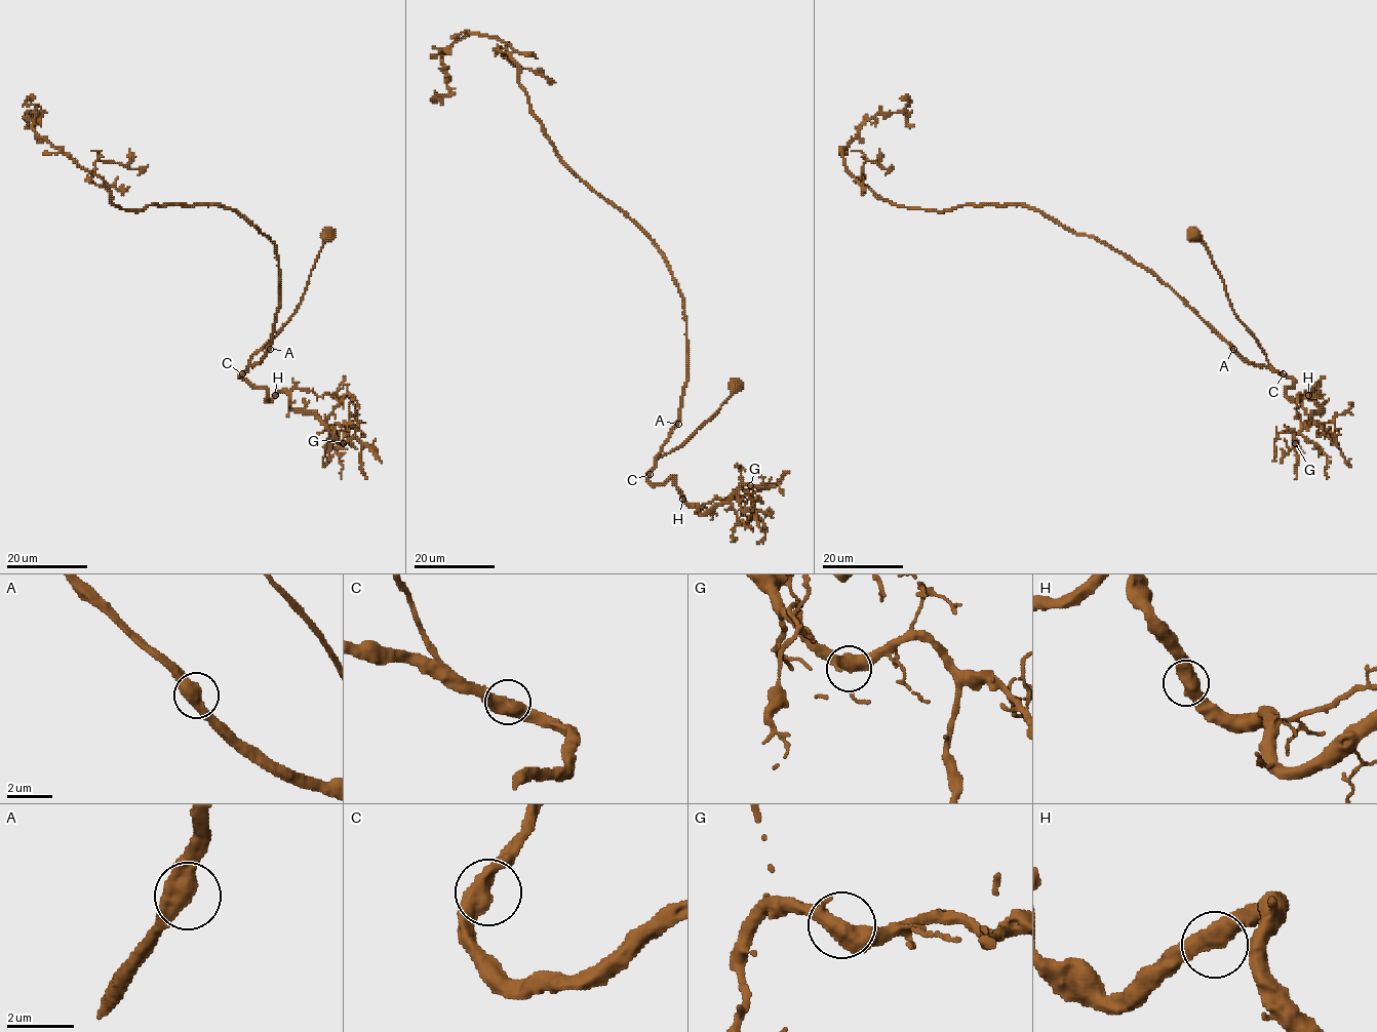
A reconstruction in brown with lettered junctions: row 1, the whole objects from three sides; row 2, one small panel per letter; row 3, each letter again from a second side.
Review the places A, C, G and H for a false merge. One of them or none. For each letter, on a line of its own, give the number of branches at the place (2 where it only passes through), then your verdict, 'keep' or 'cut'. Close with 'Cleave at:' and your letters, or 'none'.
A: 2 | keep
C: 2 | keep
G: 2 | keep
H: 2 | keep
Cleave at: none

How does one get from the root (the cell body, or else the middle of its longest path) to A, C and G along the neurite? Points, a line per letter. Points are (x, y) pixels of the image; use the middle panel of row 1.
A: (736, 385), (733, 385), (733, 394), (713, 418), (678, 447), (658, 460), (660, 448), (678, 424)
C: (736, 385), (733, 385), (733, 394), (715, 415), (678, 447), (663, 454), (650, 474)
G: (736, 385), (713, 418), (657, 461), (648, 480), (660, 484), (674, 476), (677, 489), (701, 514), (750, 485)

